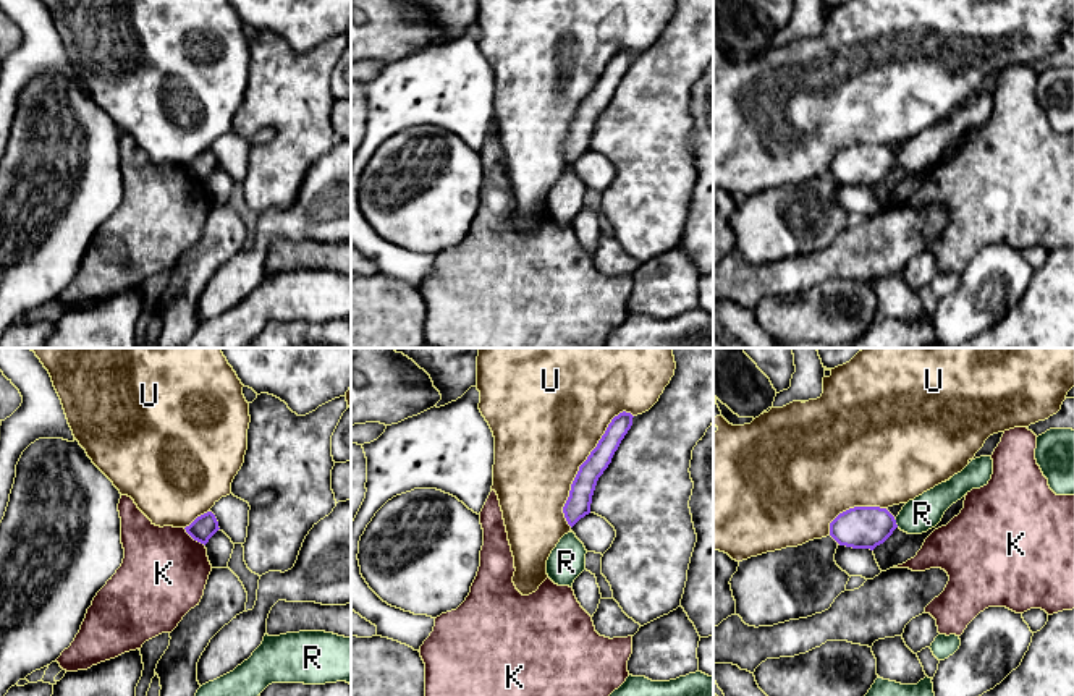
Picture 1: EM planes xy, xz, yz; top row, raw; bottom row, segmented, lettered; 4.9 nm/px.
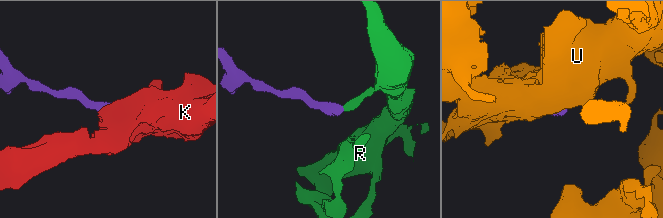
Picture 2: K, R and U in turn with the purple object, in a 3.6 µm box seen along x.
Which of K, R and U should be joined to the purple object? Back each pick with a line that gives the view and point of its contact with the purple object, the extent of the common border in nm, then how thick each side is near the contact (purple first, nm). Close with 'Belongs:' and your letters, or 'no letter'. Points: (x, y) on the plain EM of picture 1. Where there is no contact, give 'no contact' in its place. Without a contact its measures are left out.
Belongs: no letter

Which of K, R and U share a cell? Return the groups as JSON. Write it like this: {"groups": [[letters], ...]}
{"groups": [["K"], ["R"], ["U"]]}

